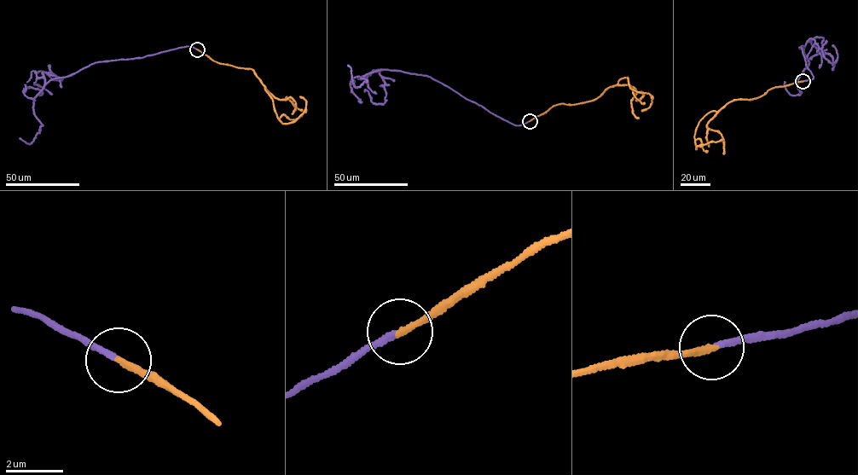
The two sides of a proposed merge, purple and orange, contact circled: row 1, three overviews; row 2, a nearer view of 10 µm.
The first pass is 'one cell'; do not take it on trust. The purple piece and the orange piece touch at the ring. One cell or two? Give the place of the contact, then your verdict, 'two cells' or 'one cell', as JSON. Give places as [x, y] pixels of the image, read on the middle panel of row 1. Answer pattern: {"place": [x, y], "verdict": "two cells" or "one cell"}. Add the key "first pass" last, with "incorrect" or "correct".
{"place": [530, 121], "verdict": "one cell", "first pass": "correct"}

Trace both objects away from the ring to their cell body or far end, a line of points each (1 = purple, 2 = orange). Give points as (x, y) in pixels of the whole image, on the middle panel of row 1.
1: (529, 120), (513, 124), (429, 77), (397, 70), (367, 74), (360, 78), (367, 81), (356, 88), (348, 65)
2: (530, 121), (553, 106), (594, 101), (620, 79), (628, 77), (630, 88), (651, 95), (651, 105), (641, 111)

